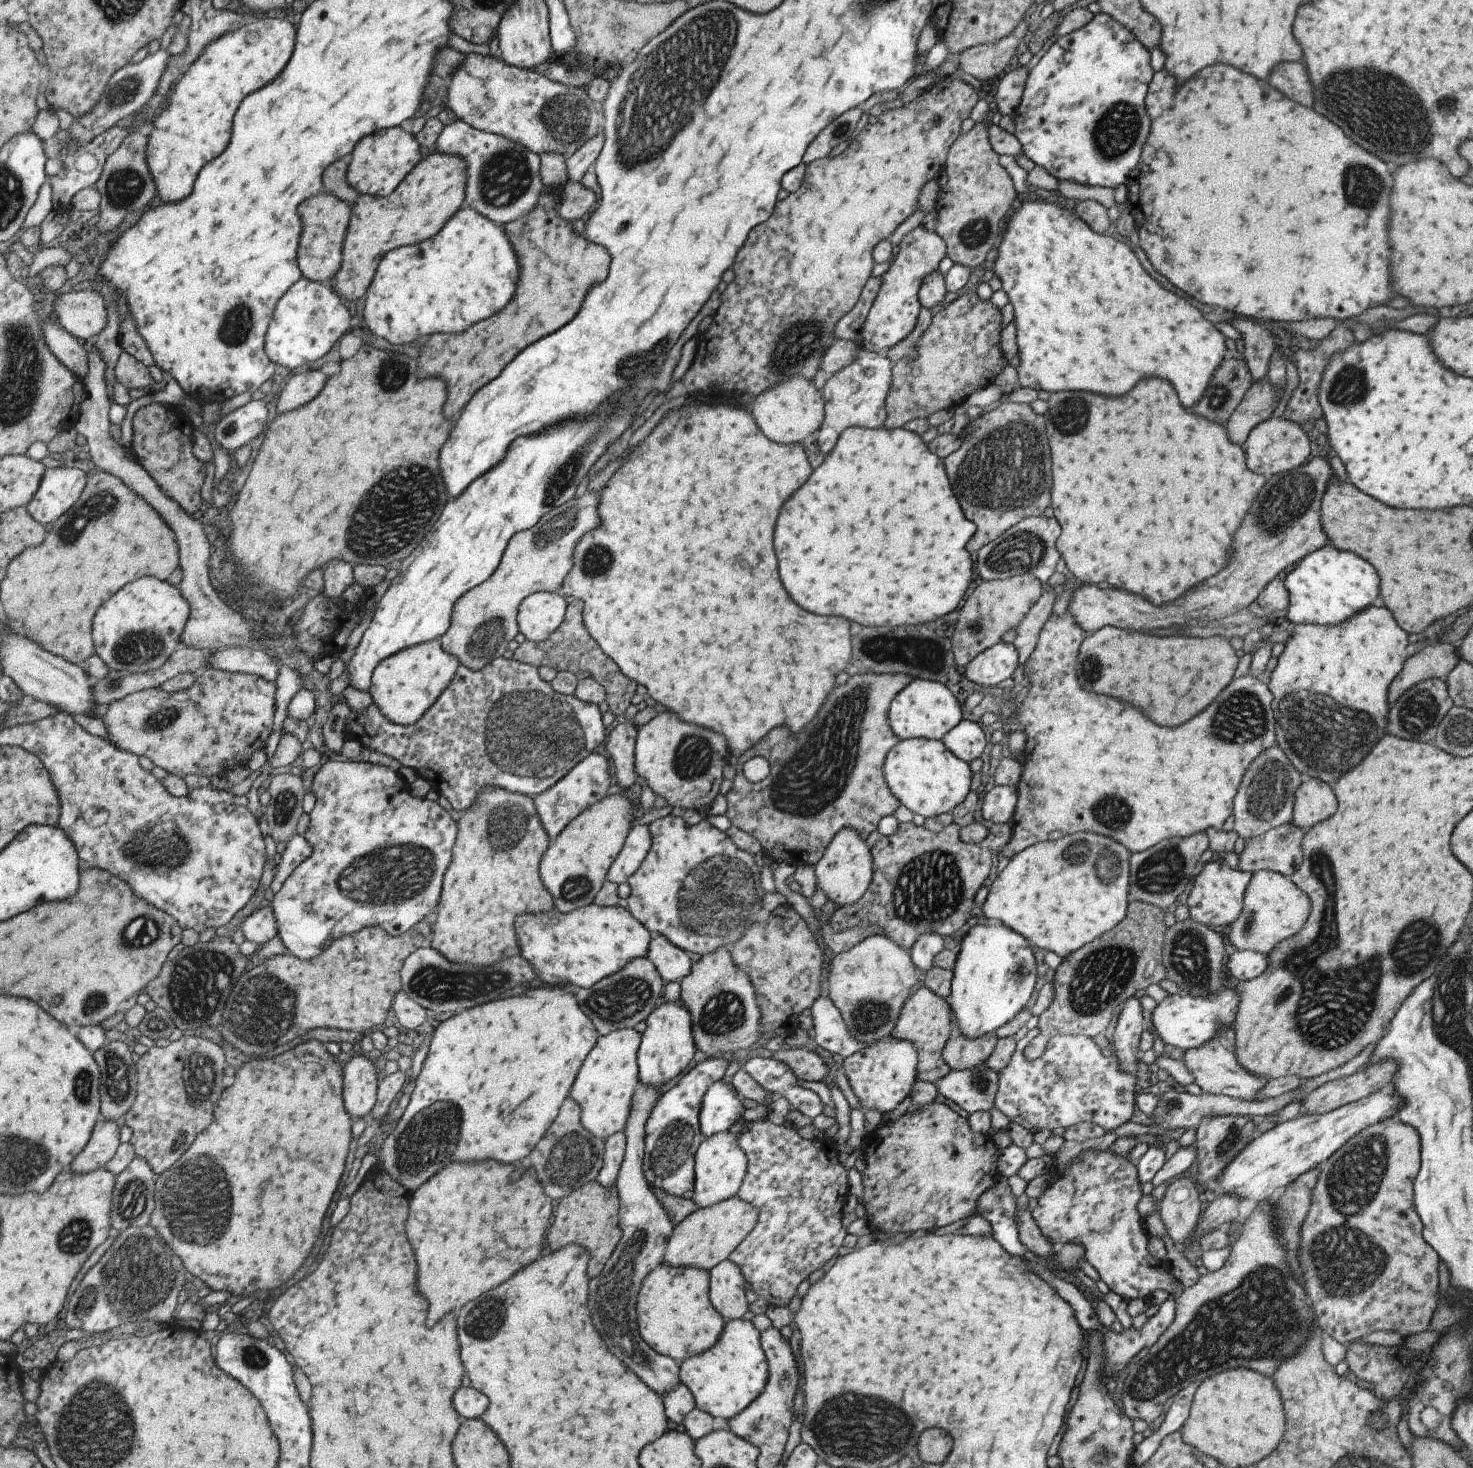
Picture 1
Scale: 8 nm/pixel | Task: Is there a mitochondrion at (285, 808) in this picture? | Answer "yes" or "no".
yes

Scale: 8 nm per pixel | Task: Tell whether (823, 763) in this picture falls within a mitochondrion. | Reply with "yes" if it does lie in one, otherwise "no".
yes

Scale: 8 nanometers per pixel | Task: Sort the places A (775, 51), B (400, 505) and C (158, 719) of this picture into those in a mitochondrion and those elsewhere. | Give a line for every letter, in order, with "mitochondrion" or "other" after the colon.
A: other
B: mitochondrion
C: mitochondrion

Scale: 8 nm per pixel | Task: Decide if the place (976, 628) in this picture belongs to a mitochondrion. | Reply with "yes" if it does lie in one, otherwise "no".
yes

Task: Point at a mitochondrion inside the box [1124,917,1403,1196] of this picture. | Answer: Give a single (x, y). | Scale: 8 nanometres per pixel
(1190, 959)

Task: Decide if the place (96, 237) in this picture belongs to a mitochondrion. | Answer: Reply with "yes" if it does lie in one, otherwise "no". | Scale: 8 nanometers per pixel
no

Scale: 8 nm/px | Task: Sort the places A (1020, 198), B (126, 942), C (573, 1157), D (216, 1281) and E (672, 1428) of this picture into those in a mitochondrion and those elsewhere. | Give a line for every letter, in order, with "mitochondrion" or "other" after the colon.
A: other
B: mitochondrion
C: mitochondrion
D: other
E: other

